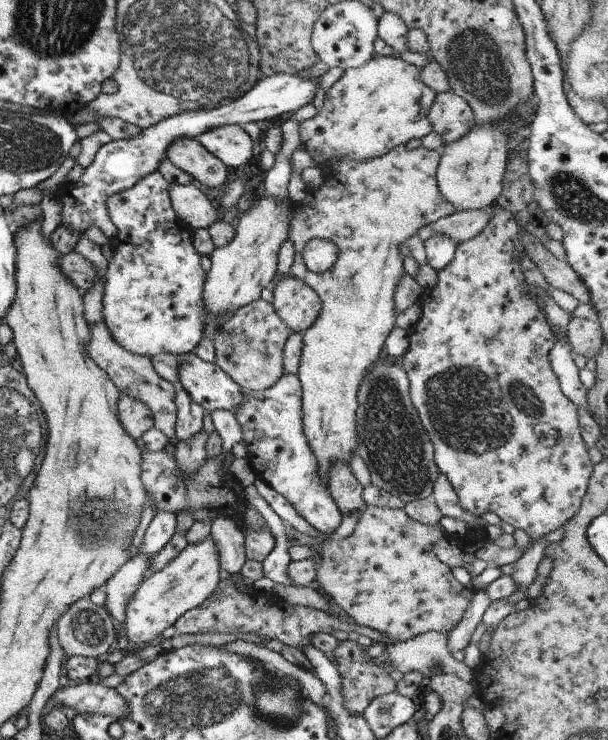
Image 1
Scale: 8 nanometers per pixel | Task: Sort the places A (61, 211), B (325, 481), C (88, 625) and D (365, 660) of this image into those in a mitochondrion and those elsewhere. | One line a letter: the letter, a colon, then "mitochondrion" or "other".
A: other
B: other
C: mitochondrion
D: other

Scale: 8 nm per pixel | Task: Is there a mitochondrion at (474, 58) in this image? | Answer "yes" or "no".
yes

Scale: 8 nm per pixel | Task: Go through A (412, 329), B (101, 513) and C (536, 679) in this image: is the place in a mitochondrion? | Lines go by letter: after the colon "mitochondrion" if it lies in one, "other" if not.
A: other
B: mitochondrion
C: other

